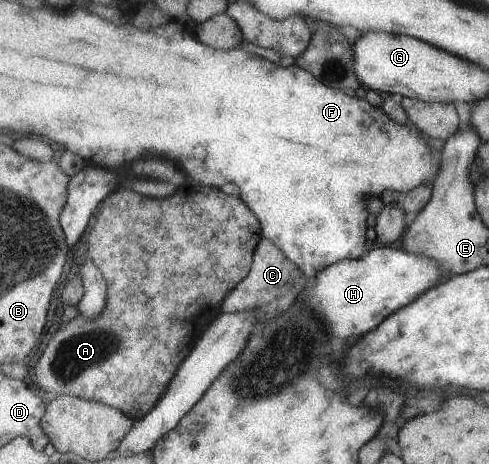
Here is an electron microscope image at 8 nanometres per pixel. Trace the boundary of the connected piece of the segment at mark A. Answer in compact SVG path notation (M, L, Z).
M182 186L182 188L178 188L178 192L174 196L168 196L164 200L154 200L154 198L144 198L142 194L138 194L134 190L120 187L104 202L104 208L102 208L102 214L98 218L98 224L94 226L94 230L90 234L90 252L88 252L88 259L94 260L94 264L102 270L102 274L110 282L108 284L107 307L96 318L80 315L70 320L70 322L66 322L62 328L56 331L34 368L34 384L36 387L56 395L72 395L117 408L135 421L144 418L164 396L164 392L168 390L170 382L174 380L174 376L176 376L176 372L182 366L182 362L196 348L200 335L204 334L204 330L222 314L221 305L223 300L231 292L234 292L238 285L250 274L255 252L263 237L261 220L256 216L255 212L248 208L248 204L242 198L228 196L222 190L218 190L218 188L214 188L212 194L210 192L206 194L206 190L198 190L196 192L196 190L186 190Z

